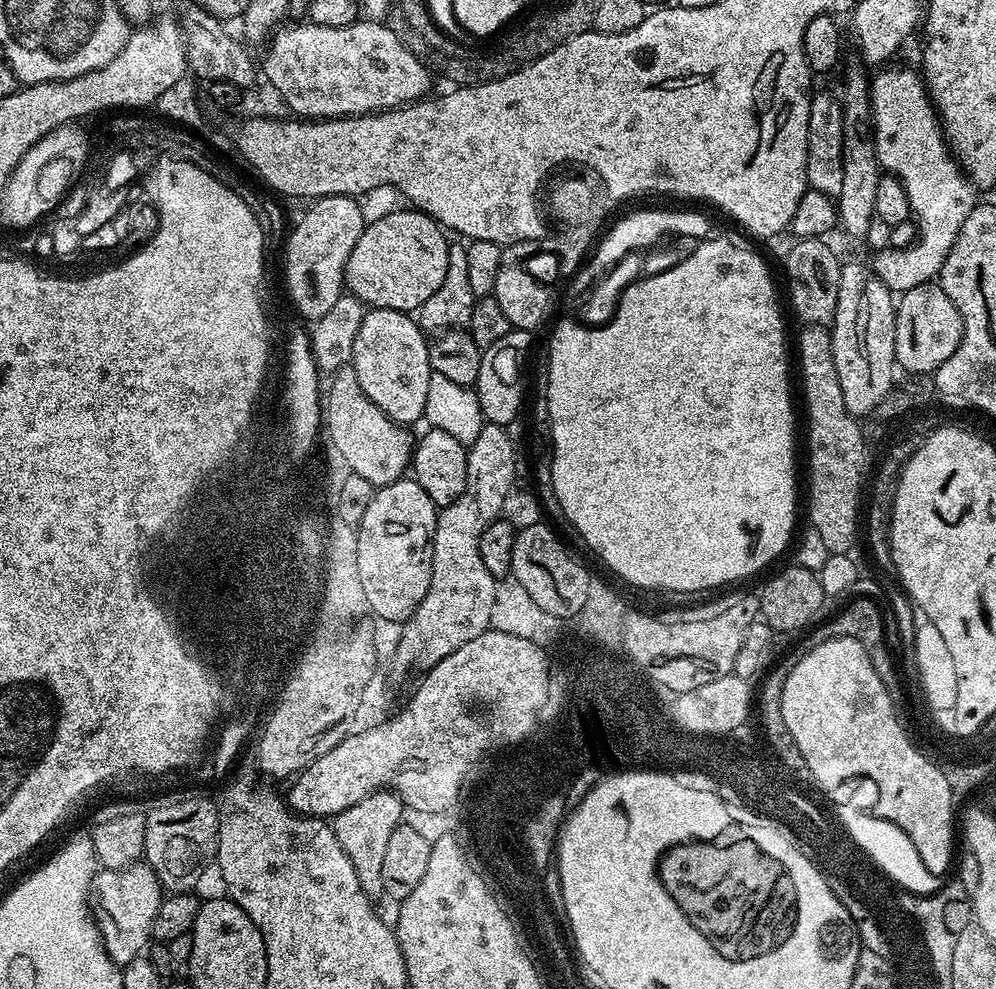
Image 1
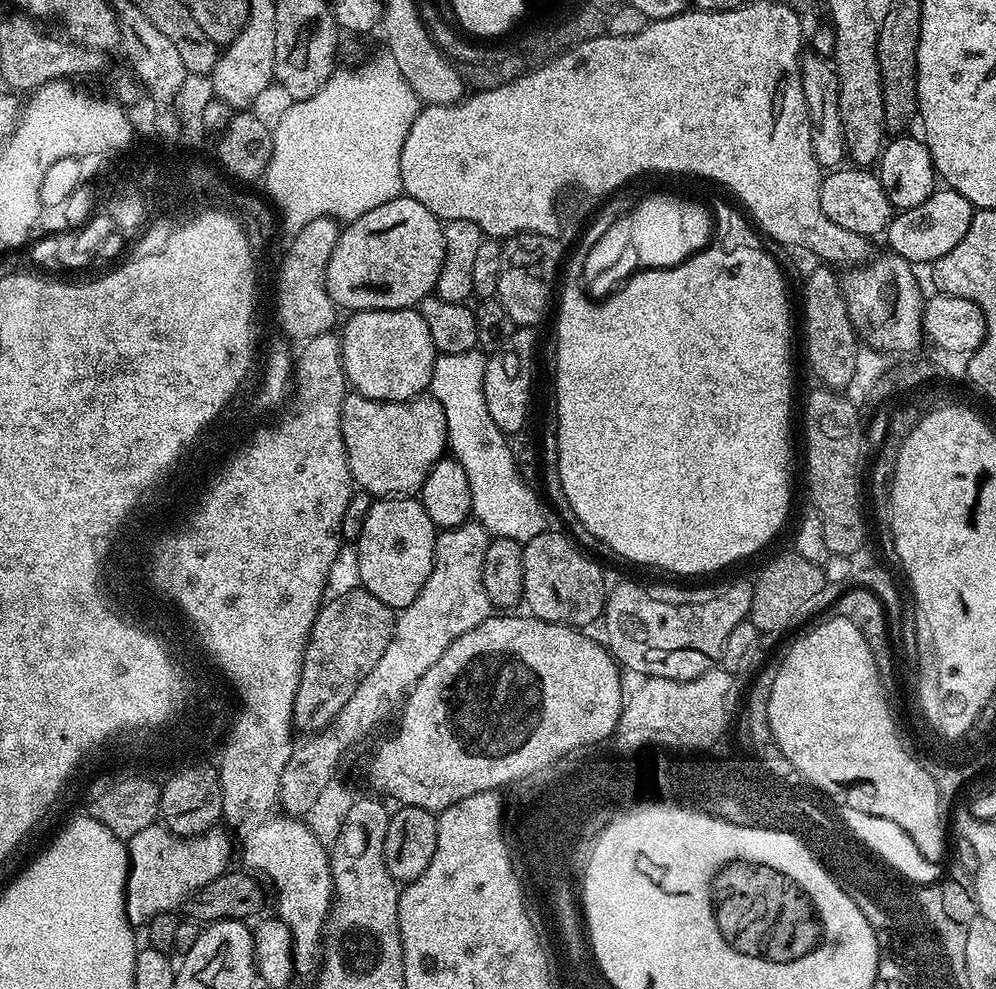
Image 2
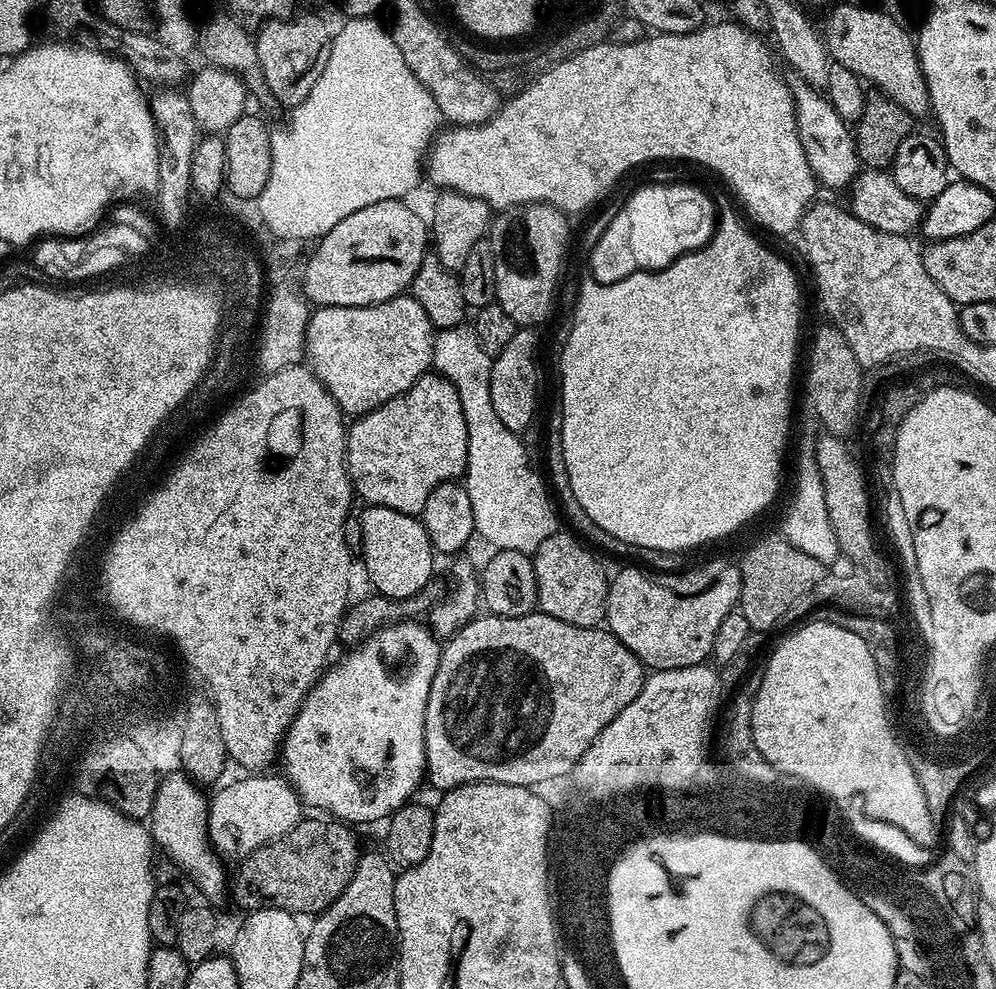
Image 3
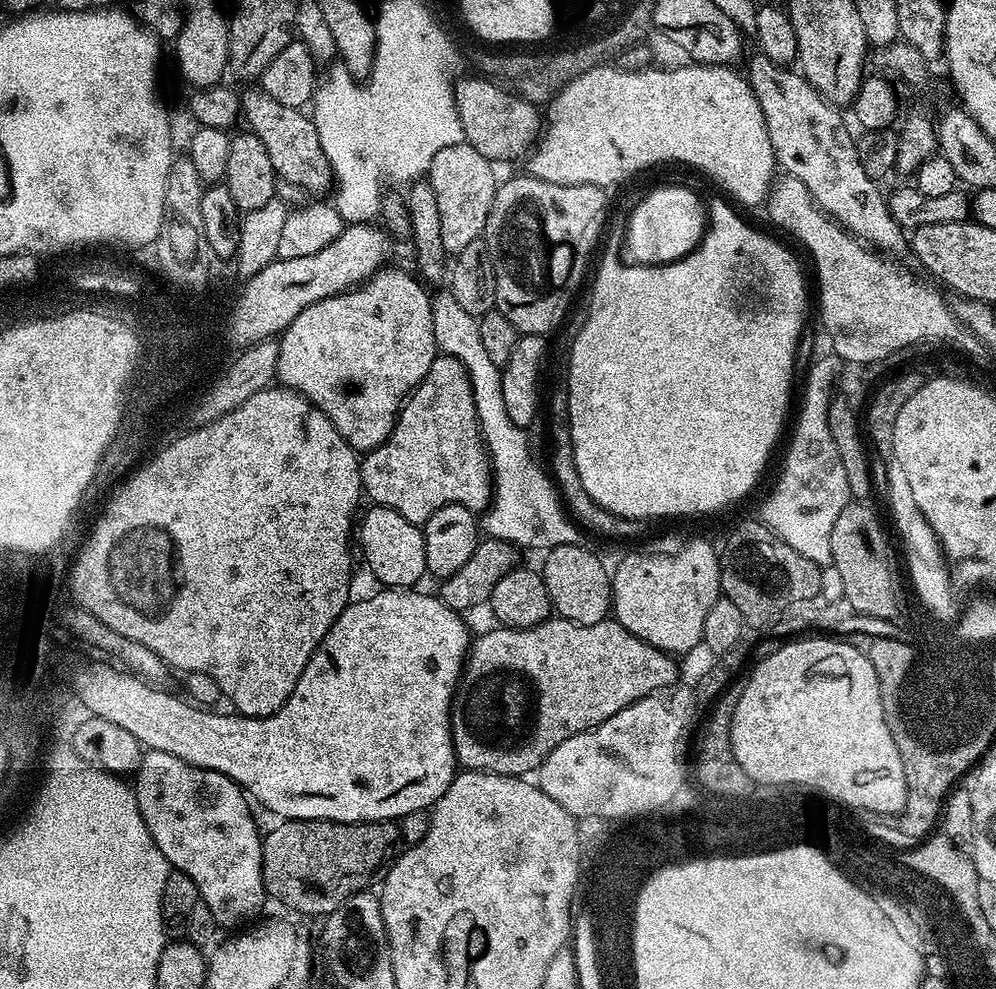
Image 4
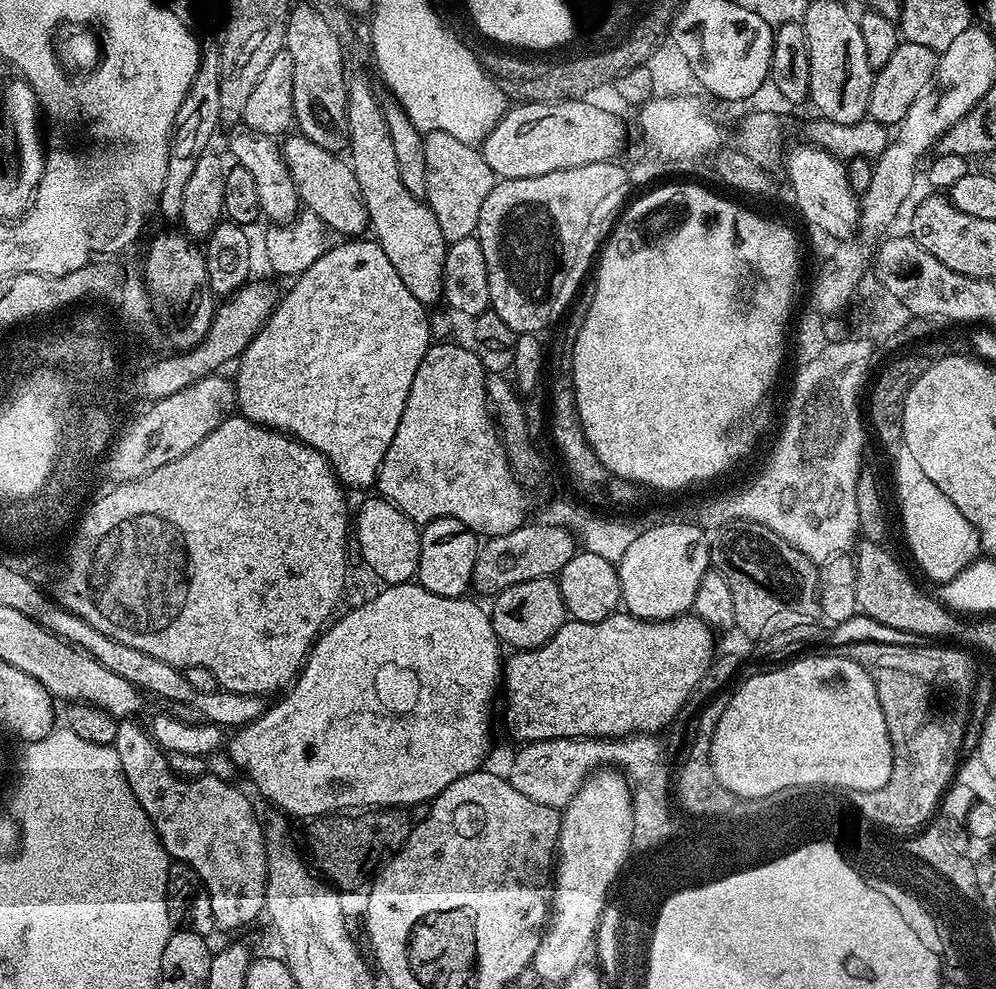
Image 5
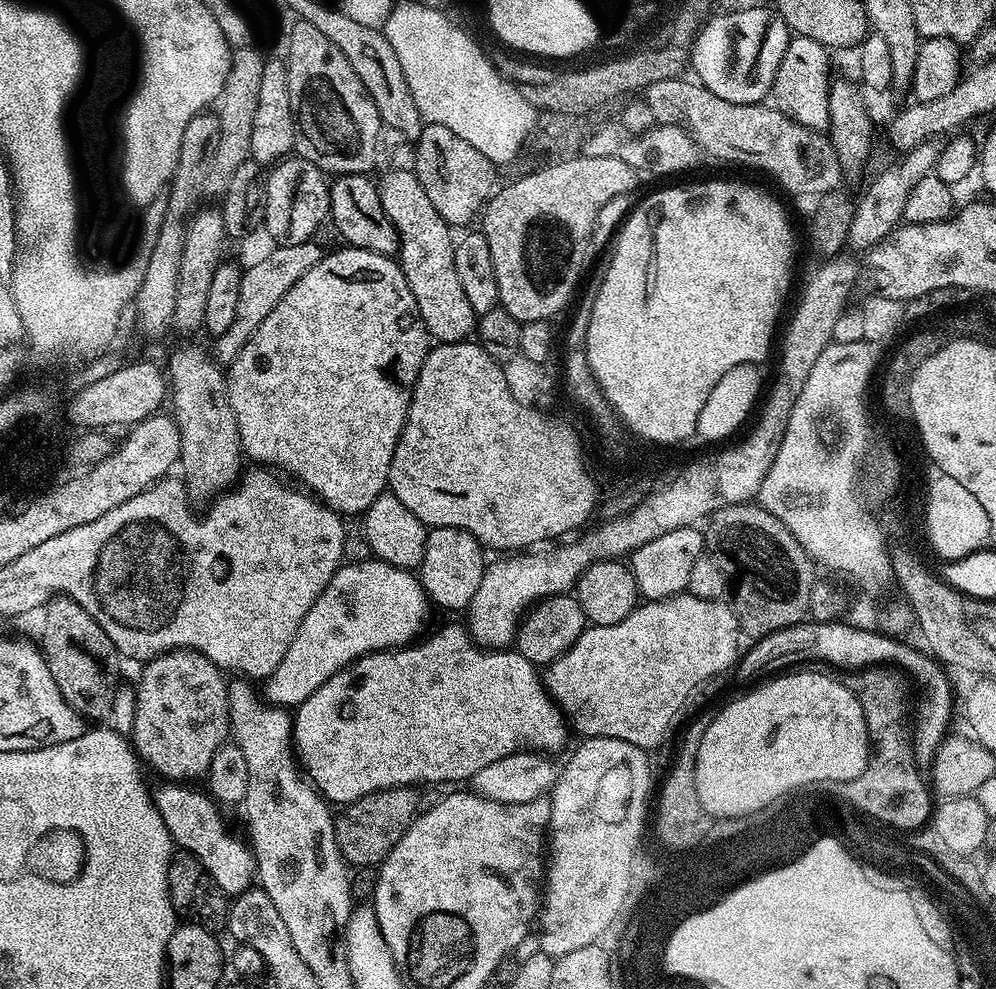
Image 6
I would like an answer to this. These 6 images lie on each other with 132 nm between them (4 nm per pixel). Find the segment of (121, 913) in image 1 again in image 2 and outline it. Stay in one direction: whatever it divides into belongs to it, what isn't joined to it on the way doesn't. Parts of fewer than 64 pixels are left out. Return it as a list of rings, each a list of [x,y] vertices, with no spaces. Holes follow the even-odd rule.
[[[157,822],[146,826],[146,830],[138,830],[138,834],[128,839],[124,913],[128,915],[129,924],[147,926],[158,914],[175,913],[179,904],[181,907],[196,891],[229,871],[228,863],[232,856],[234,860],[234,840],[227,831],[224,833],[219,830],[215,826],[198,836],[185,838],[176,836],[163,823]]]

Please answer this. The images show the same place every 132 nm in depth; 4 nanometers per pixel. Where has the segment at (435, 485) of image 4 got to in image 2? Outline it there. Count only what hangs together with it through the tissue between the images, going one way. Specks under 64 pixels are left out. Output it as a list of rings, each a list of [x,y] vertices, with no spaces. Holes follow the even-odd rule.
[[[348,394],[344,397],[340,421],[346,458],[355,487],[368,492],[372,498],[396,498],[401,494],[419,493],[420,487],[426,482],[426,474],[430,474],[449,447],[443,408],[429,394],[415,396],[413,400],[386,401]]]

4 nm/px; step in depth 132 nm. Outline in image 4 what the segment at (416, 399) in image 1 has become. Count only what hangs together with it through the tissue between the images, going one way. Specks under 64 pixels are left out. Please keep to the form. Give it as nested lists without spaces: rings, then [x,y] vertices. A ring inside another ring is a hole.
[[[388,266],[374,273],[358,288],[352,288],[349,292],[343,292],[330,298],[322,298],[322,302],[314,302],[314,306],[306,306],[306,310],[302,310],[302,314],[298,314],[298,318],[294,318],[294,322],[290,322],[290,326],[285,328],[278,337],[280,349],[278,350],[275,379],[283,387],[291,388],[304,396],[312,407],[322,410],[322,414],[328,416],[328,421],[336,427],[340,437],[360,454],[379,448],[388,441],[388,436],[392,432],[392,427],[396,425],[396,418],[400,414],[400,409],[408,393],[420,385],[426,370],[430,370],[430,362],[434,362],[434,358],[438,355],[434,340],[434,322],[431,321],[433,297],[430,295],[429,289],[415,275],[407,276],[406,273],[399,272],[398,269],[392,267]]]

